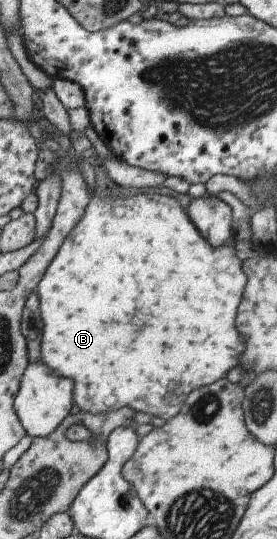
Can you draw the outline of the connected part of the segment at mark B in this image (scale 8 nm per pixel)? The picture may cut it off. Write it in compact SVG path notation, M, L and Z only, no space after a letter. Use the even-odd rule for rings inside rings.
M135 193L129 197L109 199L107 197L100 201L99 198L93 198L88 201L82 216L63 238L37 282L35 290L42 321L40 361L58 376L72 379L72 401L81 411L98 414L127 405L134 412L141 411L167 421L177 415L189 392L225 378L227 371L238 365L246 339L237 331L235 311L246 284L246 275L241 269L242 261L237 258L233 243L209 247L175 198L157 193Z

